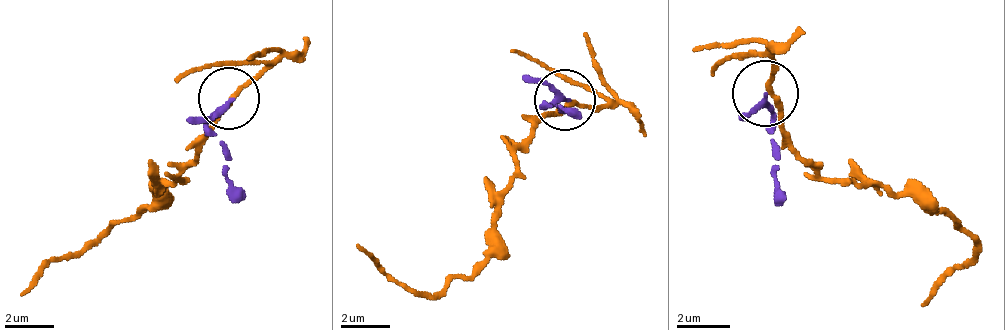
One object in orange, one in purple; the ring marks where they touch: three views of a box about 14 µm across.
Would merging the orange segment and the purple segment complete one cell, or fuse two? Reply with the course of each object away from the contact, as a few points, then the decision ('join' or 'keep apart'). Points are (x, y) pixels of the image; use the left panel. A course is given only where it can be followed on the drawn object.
course orange (230, 100), (181, 179), (163, 192), (132, 222), (53, 259), (22, 296); course purple (230, 100), (206, 130), (224, 149), (237, 204); keep apart

